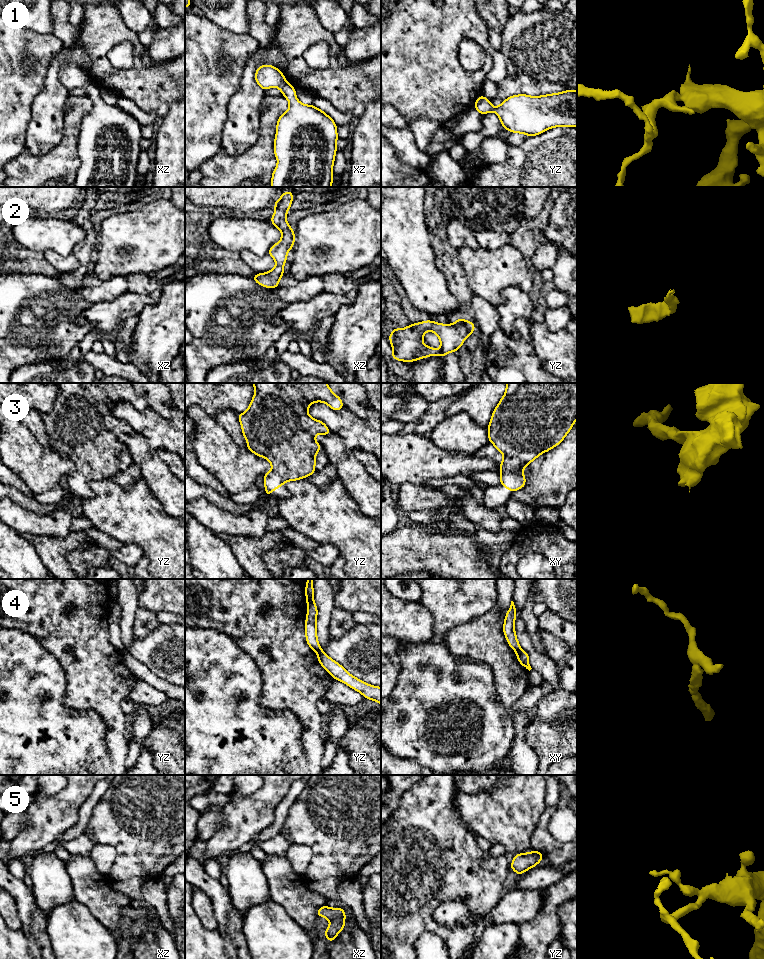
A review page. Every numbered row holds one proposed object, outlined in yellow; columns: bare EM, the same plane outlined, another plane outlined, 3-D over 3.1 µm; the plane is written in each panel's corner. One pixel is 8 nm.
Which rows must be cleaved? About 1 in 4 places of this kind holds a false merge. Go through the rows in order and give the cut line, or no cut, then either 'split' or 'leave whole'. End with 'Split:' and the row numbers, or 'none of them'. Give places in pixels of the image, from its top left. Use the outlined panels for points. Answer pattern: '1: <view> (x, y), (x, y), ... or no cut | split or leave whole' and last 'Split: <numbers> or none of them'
1: no cut | leave whole
2: no cut | leave whole
3: no cut | leave whole
4: yz (320, 648), (316, 652) | split
5: no cut | leave whole
Split: 4

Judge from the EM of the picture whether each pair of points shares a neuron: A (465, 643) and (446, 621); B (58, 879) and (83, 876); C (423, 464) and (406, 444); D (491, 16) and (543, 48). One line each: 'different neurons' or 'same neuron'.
A: different neurons
B: different neurons
C: same neuron
D: different neurons

